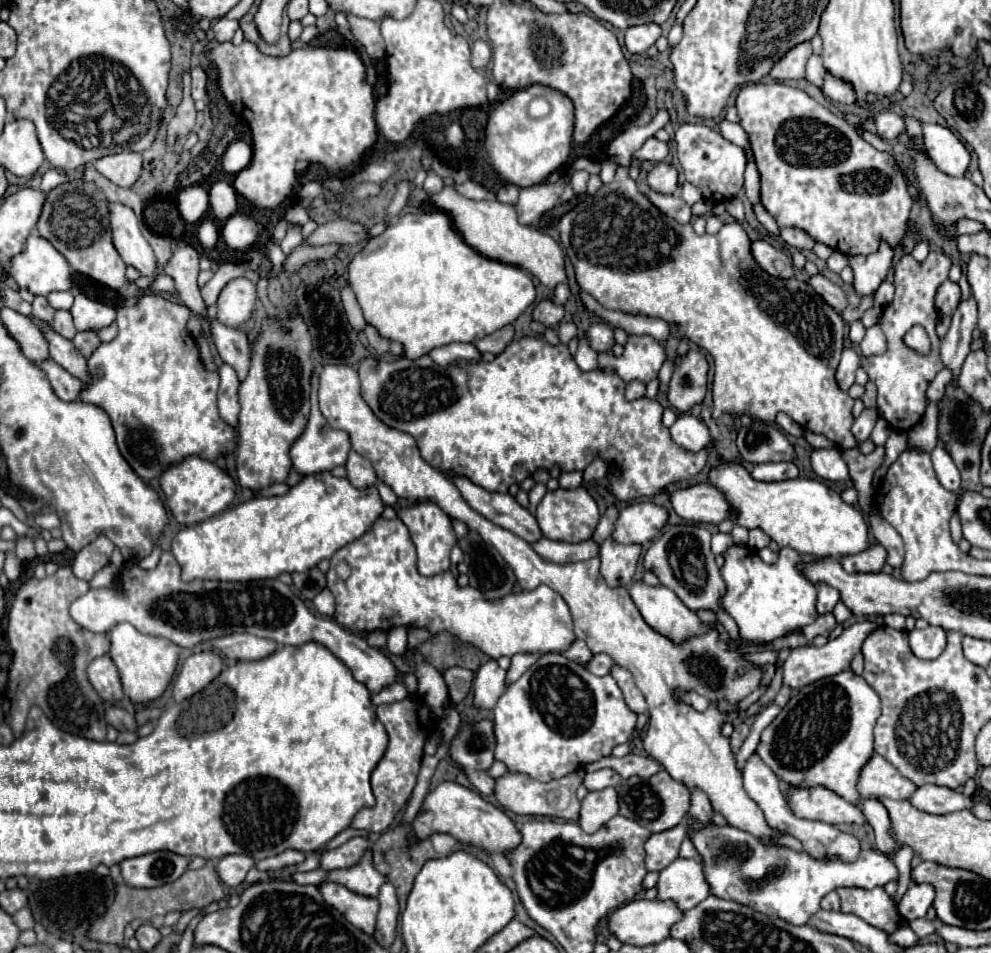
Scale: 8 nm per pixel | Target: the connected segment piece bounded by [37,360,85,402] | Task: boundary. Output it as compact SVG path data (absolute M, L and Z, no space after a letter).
M43 360L37 362L37 366L47 374L53 392L61 398L61 400L75 400L79 390L83 390L83 382L75 376L71 376L67 370L63 370L59 364L55 364L53 360Z

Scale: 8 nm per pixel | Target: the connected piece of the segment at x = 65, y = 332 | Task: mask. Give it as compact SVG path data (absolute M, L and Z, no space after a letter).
M55 310L55 316L53 316L53 330L59 332L61 336L69 338L69 340L75 336L75 326L73 326L71 312L69 312L69 310Z

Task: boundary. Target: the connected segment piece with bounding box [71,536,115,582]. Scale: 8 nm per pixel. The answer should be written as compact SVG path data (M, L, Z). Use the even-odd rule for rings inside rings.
M99 536L91 544L87 544L81 552L75 554L75 560L71 564L73 574L89 582L103 566L109 564L113 550L115 550L115 544L107 536Z

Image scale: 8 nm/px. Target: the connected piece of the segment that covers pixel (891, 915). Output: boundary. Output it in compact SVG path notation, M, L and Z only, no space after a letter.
M837 888L837 894L841 898L841 912L855 914L885 932L893 932L897 928L899 914L895 910L895 902L883 888Z

